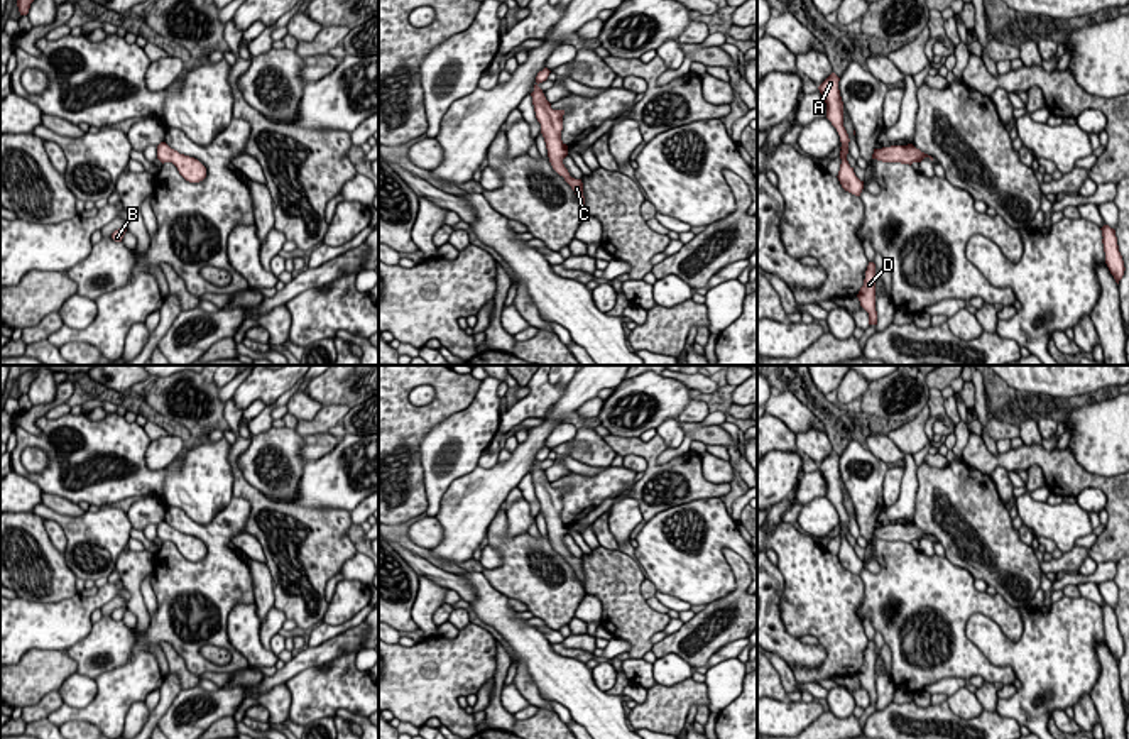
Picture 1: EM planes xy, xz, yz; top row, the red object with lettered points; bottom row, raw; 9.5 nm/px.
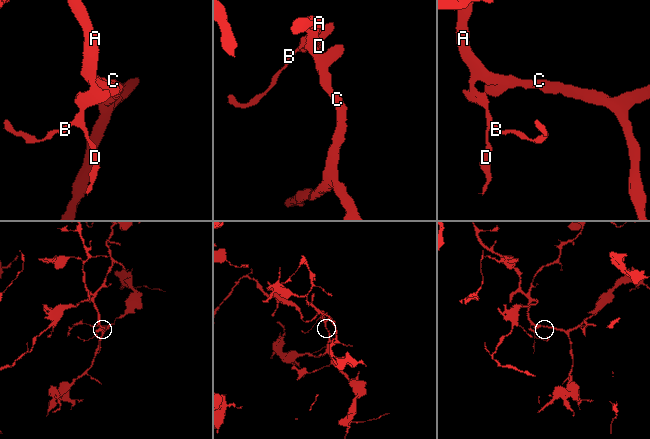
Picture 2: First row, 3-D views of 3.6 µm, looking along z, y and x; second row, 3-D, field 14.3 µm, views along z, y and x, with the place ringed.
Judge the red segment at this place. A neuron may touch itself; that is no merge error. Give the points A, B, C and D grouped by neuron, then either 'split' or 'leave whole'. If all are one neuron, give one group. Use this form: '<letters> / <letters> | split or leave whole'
A B C D | leave whole

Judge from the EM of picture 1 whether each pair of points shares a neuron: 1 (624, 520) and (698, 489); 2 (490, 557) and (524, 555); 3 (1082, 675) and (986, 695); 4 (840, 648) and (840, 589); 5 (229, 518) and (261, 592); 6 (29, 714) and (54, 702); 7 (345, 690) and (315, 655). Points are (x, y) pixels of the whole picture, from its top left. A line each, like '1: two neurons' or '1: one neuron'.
1: two neurons
2: two neurons
3: two neurons
4: one neuron
5: two neurons
6: one neuron
7: two neurons

